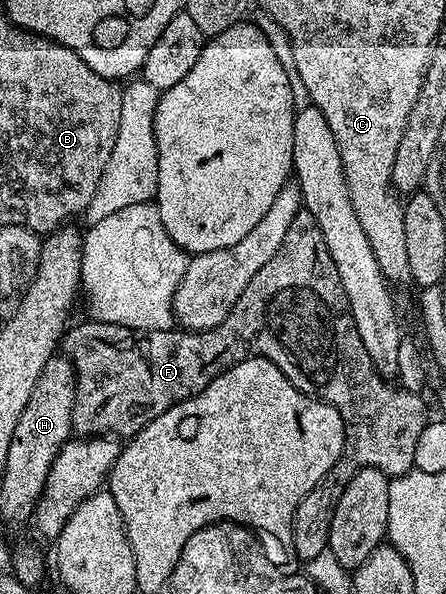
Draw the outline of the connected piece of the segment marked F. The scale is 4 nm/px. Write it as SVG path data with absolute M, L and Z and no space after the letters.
M305 208L296 216L296 220L292 220L284 236L284 244L280 244L276 256L272 256L272 260L268 260L268 264L264 264L264 268L260 268L252 280L248 280L248 288L240 292L240 300L236 300L228 316L224 316L216 328L193 332L185 328L133 330L97 320L85 321L79 326L71 325L60 343L61 349L74 363L78 377L72 412L75 435L117 436L129 440L149 422L156 420L156 416L200 393L209 382L216 380L216 376L246 358L267 358L276 364L276 368L280 368L280 372L284 372L284 376L288 376L290 383L300 392L320 398L338 409L344 420L344 448L330 473L323 476L322 482L316 484L316 488L312 488L304 500L300 500L294 513L292 540L303 563L327 550L334 509L348 480L352 480L358 470L371 466L390 478L398 478L414 469L416 440L420 440L420 432L424 432L428 421L425 397L393 385L390 387L387 379L373 366L356 330L348 297L336 272L336 265L328 254L320 224Z

